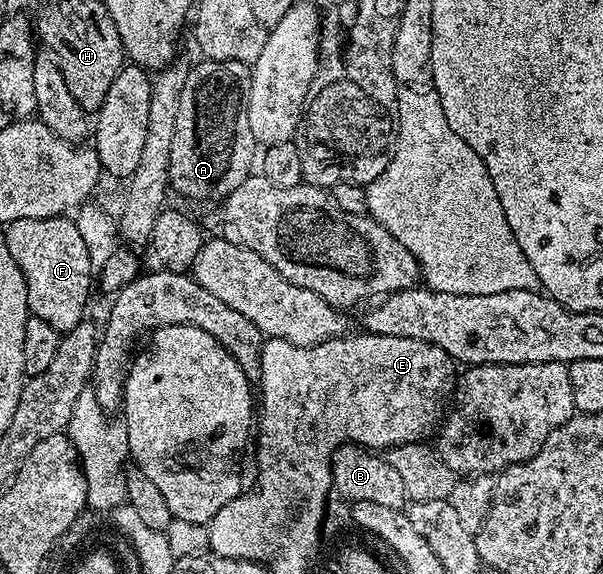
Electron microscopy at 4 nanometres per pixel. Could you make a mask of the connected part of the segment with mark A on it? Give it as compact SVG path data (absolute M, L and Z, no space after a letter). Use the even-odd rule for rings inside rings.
M200 60L188 71L188 79L178 100L178 124L174 124L174 144L170 147L170 168L168 181L173 191L177 190L184 198L193 198L196 202L215 203L225 198L242 180L253 173L258 158L258 143L254 132L250 132L248 119L248 89L252 71L249 63L238 60L210 62Z

